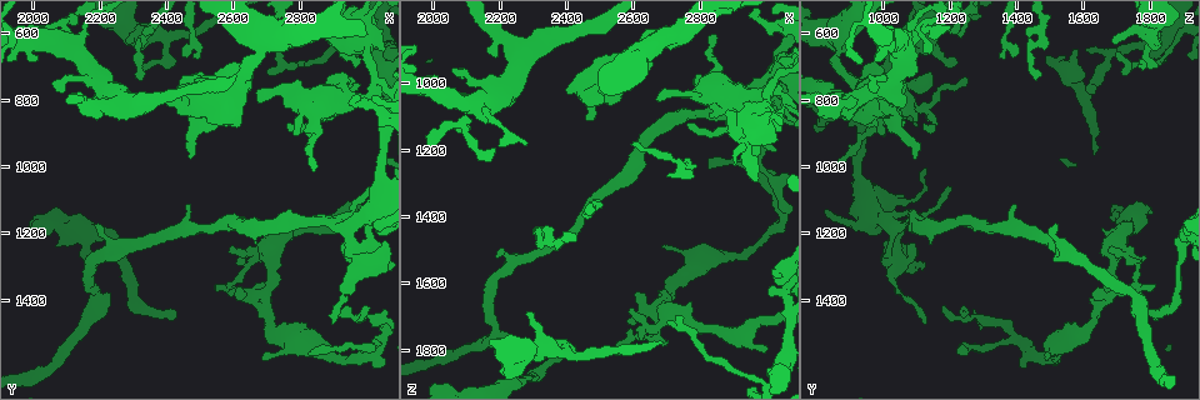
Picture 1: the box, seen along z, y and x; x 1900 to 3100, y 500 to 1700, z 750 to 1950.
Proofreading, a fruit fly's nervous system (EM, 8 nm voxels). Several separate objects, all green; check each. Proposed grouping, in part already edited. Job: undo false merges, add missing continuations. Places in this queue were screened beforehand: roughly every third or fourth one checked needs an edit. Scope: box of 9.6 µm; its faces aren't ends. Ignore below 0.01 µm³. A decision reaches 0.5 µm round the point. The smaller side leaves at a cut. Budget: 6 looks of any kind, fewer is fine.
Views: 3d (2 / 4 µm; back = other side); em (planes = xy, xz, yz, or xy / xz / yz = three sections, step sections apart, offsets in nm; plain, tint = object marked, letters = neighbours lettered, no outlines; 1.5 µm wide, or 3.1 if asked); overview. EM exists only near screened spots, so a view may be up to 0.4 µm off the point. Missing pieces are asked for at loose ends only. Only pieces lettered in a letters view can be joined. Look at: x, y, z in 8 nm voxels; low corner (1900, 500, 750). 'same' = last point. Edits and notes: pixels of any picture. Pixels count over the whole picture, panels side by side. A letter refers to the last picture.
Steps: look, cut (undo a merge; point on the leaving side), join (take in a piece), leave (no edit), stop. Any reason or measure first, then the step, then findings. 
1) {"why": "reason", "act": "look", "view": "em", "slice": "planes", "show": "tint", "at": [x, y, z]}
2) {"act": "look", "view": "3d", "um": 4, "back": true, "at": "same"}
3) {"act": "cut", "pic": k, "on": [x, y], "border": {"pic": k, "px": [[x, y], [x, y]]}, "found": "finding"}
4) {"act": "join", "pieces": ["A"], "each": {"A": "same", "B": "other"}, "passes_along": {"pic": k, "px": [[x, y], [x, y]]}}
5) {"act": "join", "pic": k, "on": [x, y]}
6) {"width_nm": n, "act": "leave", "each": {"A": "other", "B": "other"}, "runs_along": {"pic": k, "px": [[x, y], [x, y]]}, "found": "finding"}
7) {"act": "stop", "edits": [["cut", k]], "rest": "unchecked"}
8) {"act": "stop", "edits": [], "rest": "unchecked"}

{"why": "a narrow waist", "act": "look", "view": "3d", "um": 2, "back": true, "at": [2820, 1180, 1740]}

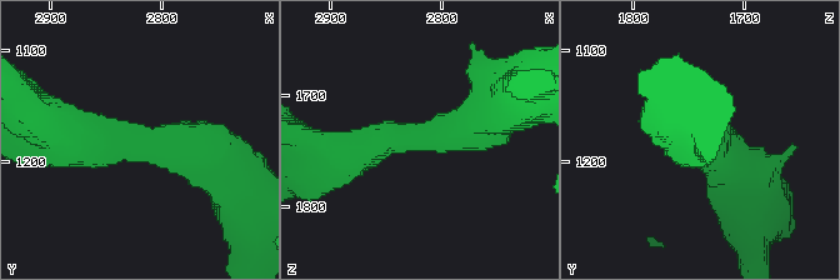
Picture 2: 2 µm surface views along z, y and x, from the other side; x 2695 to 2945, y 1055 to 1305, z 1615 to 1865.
{"arm_widths_nm": [380, 440], "why": "need the tissue", "act": "look", "view": "em", "slice": "xz", "step": 4, "show": "tint", "at": [2826, 1188, 1736]}

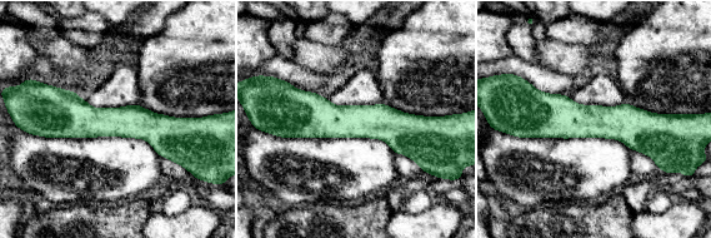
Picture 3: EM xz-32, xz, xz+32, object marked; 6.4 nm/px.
{"why": "another direction", "act": "look", "view": "em", "slice": "planes", "show": "letters", "at": "same"}

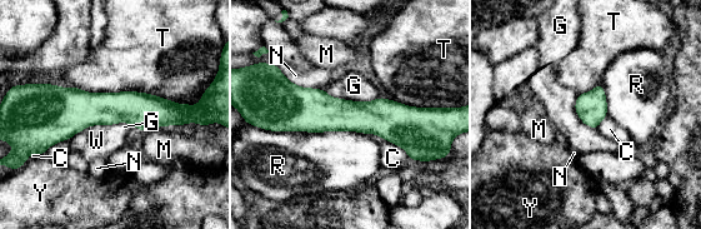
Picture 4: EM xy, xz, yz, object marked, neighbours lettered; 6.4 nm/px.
{"act": "leave", "each": {"C": "other", "G": "other", "M": "other", "N": "other", "R": "other", "T": "other", "W": "other", "Y": "other"}, "border": {"pic": 4, "px": [[323, 89], [354, 100], [379, 96]]}, "found": "one neuron here"}

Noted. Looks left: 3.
{"act": "look", "view": "3d", "um": 2, "at": [2830, 870, 1100]}

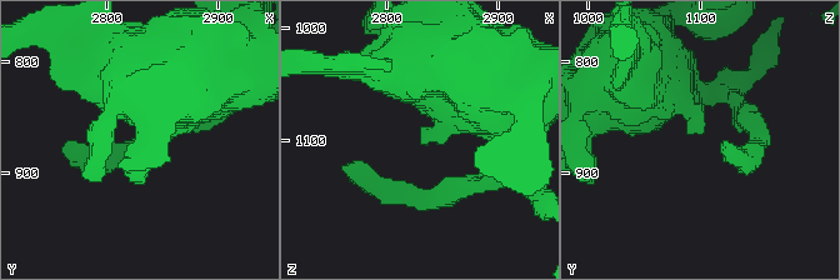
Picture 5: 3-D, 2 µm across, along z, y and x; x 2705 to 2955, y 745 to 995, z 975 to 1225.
{"act": "look", "view": "em", "slice": "planes", "show": "letters", "at": [2834, 862, 1090]}

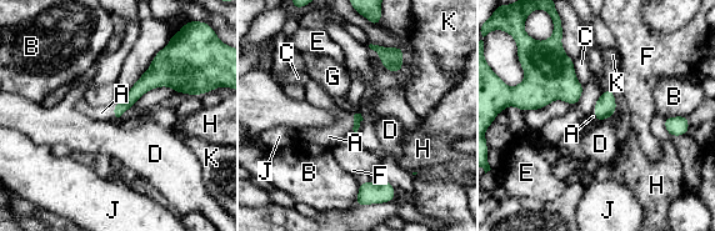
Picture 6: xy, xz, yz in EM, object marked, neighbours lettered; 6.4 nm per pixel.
{"act": "join", "pieces": ["A"], "each": {"A": "same", "B": "other", "C": "other", "D": "other", "E": "other", "F": "other", "G": "other", "H": "other", "J": "other", "K": "other"}, "passes_along": {"pic": 6, "px": [[358, 117], [354, 121], [329, 136]]}, "found": "the neuron continues"}

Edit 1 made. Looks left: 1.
{"act": "stop", "edits": [["join", 6]], "rest": "unchecked"}

